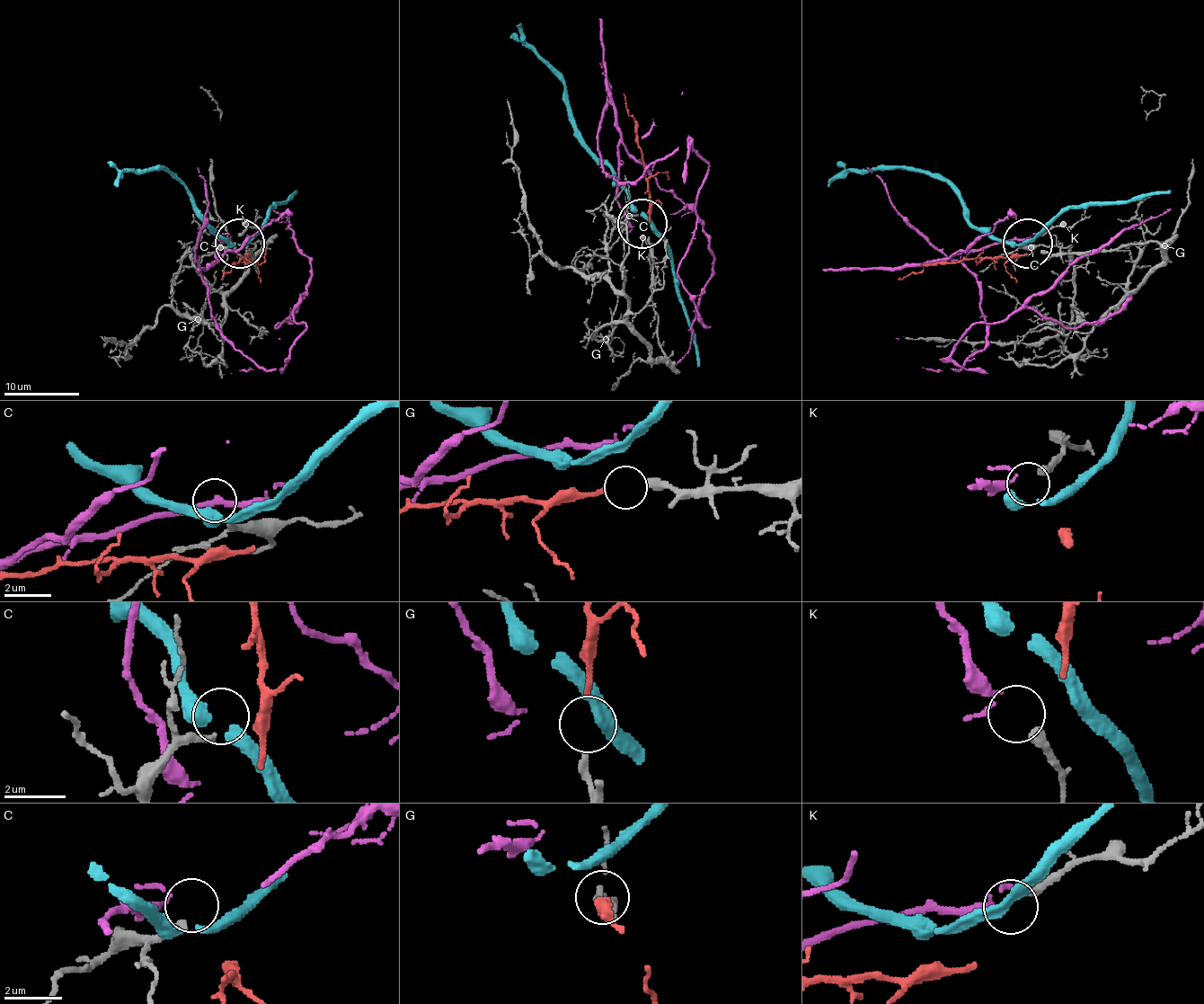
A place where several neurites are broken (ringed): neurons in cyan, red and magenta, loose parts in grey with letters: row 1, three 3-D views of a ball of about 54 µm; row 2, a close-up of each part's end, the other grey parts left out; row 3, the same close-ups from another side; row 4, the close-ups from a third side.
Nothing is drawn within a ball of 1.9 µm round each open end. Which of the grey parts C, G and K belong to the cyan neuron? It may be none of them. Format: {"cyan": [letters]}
{"cyan": []}

